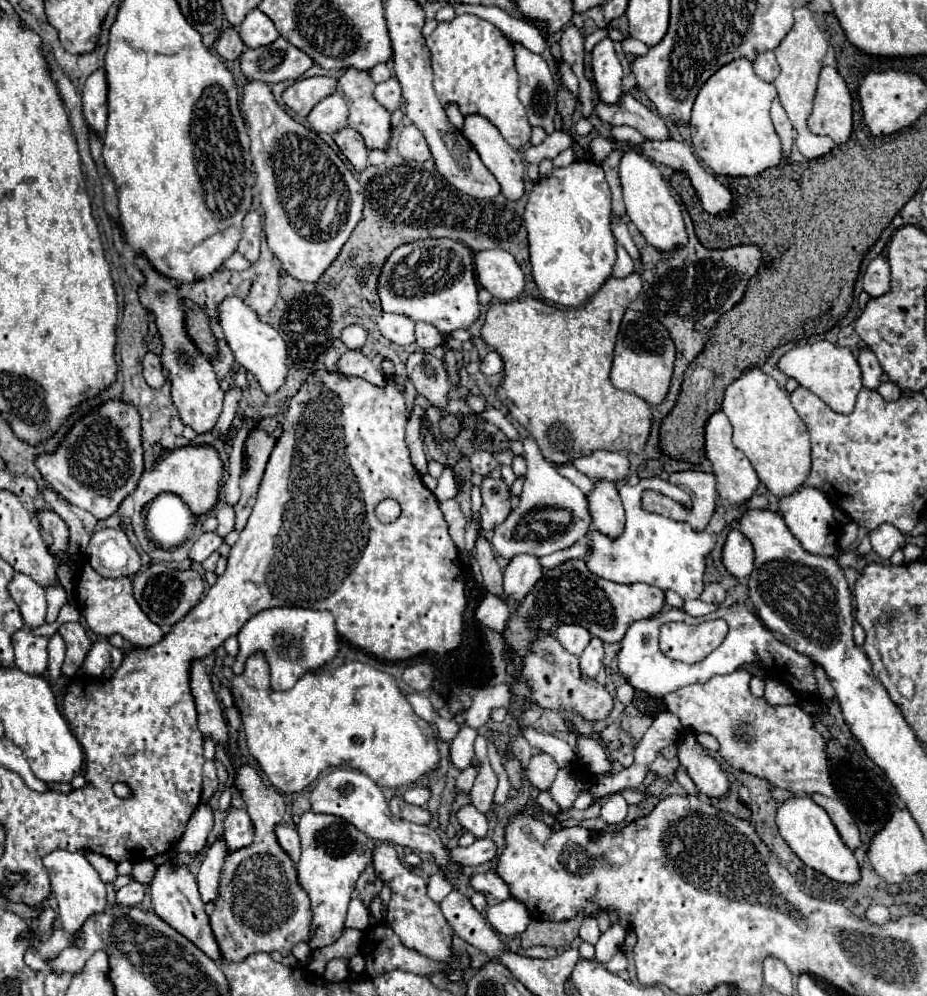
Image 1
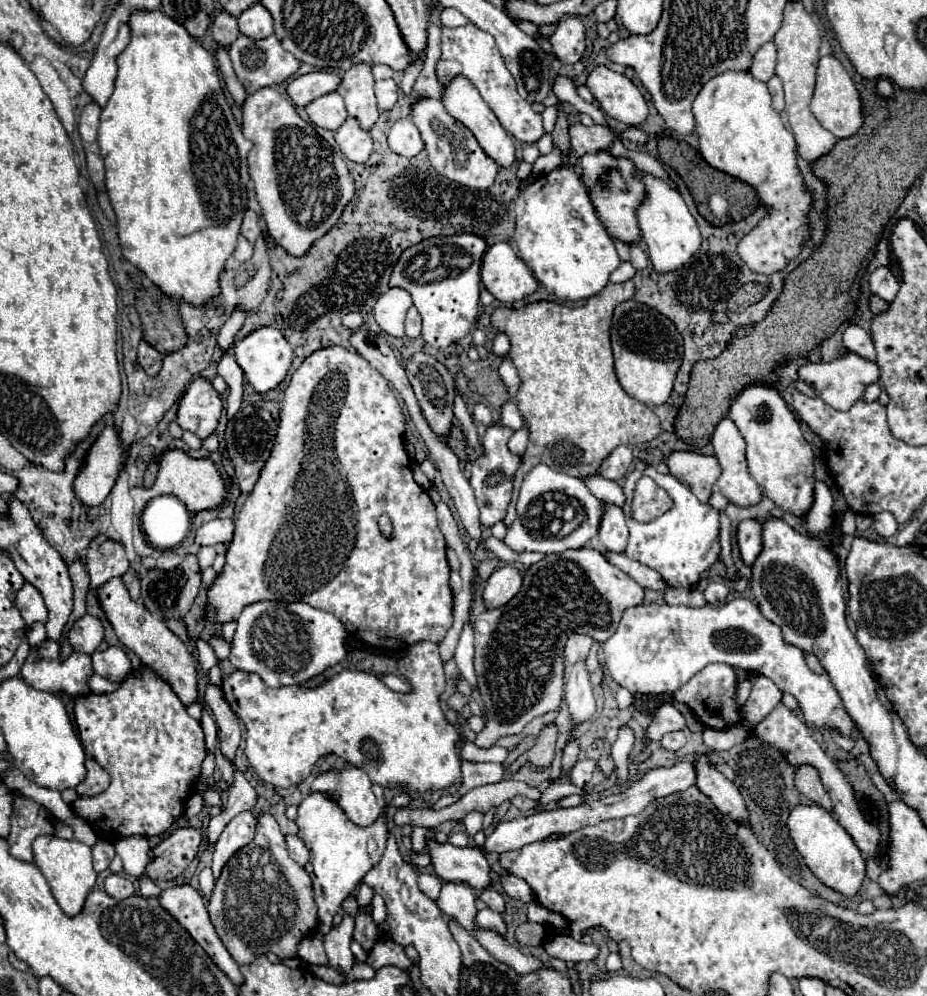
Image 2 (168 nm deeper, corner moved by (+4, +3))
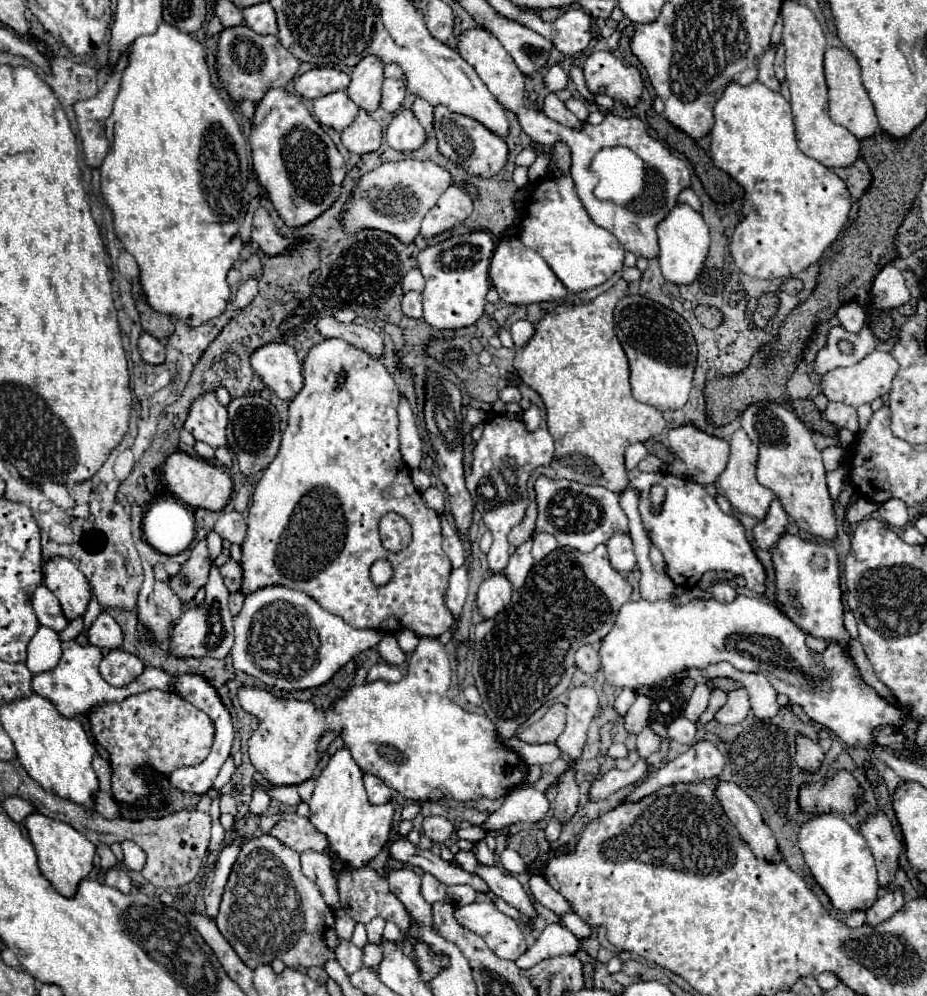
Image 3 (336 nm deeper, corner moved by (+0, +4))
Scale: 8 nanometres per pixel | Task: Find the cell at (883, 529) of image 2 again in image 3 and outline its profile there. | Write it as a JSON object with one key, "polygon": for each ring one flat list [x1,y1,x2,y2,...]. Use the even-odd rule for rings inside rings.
{"polygon":[[887,500,885,504,879,506,879,518,885,520,889,526,893,528,903,528,907,522,909,522,909,512,907,512,907,506,903,500]]}

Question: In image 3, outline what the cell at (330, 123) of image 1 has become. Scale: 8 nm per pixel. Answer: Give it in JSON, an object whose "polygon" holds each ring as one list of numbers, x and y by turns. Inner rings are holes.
{"polygon":[[345,90,313,100,313,112,319,118,319,122,337,132,345,130,355,120,357,110,359,110,357,104,353,104]]}

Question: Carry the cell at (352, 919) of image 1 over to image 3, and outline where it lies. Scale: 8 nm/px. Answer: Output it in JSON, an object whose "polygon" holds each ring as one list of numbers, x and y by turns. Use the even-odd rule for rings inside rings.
{"polygon":[[341,940,341,944,335,950,335,956,347,974,353,974,363,966,363,950,347,940]]}

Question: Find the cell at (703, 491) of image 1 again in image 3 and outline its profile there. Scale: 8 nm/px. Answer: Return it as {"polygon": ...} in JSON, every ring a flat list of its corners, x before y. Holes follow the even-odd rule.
{"polygon":[[683,424,669,430,669,448,687,464,687,476,701,486,713,484,729,460,729,442]]}

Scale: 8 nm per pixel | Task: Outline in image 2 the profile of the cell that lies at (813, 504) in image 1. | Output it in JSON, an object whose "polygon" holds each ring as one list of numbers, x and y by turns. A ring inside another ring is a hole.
{"polygon":[[815,481,813,505,801,517,801,523,811,537,823,535,833,525,833,497,831,497,831,491,829,491,827,483]]}

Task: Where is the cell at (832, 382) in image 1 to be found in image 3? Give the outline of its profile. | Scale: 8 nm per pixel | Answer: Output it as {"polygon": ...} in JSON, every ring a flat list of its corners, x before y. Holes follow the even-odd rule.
{"polygon":[[875,350,873,354,869,354,867,358,863,358,859,364,849,366,849,368,835,368,831,372,827,372,821,380,821,388,823,394,833,400,833,402,843,402,847,406,861,406,867,402,873,402,875,398,883,398,891,392,891,382,893,376,897,374,897,360,893,358,893,354,889,352,879,352]]}

